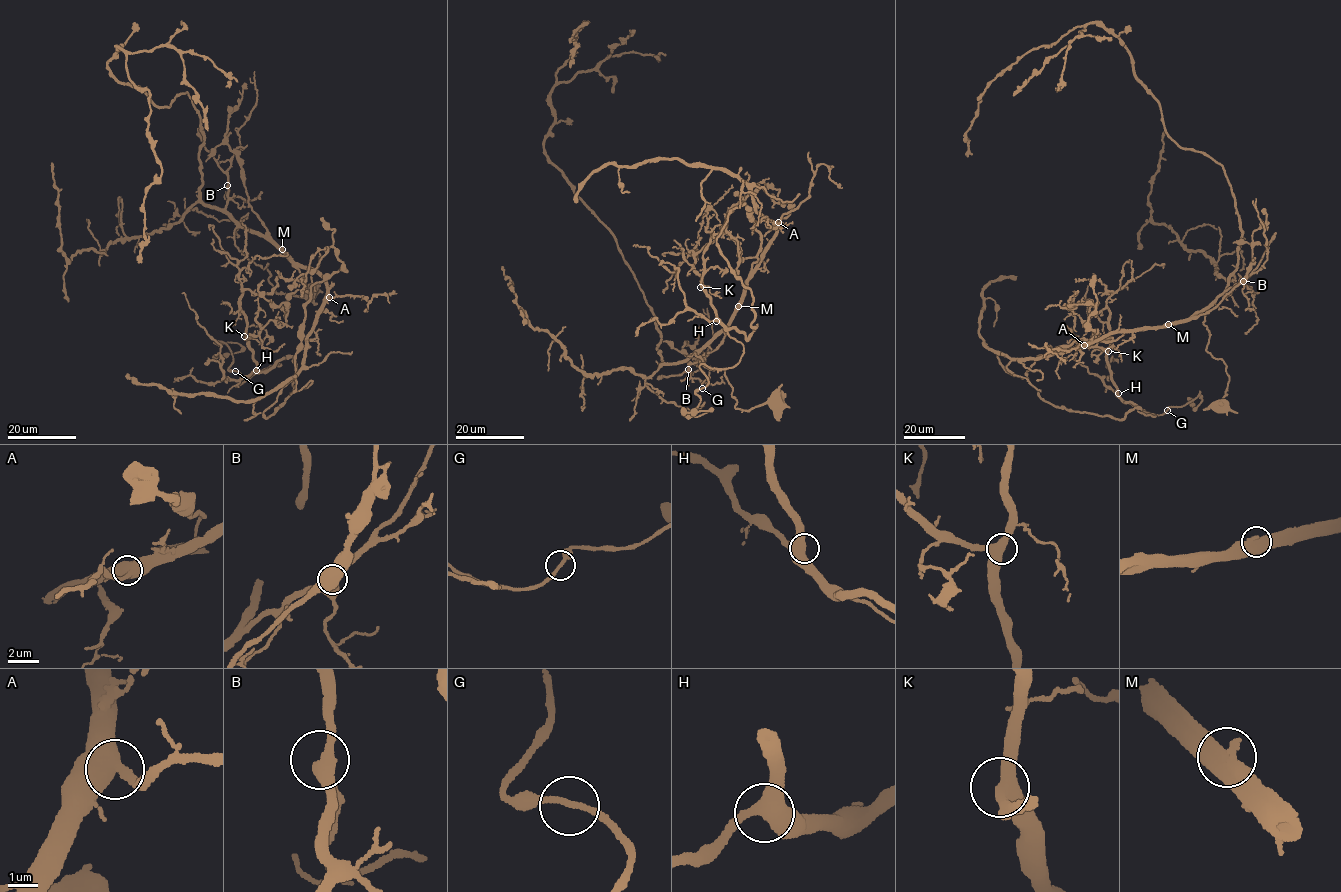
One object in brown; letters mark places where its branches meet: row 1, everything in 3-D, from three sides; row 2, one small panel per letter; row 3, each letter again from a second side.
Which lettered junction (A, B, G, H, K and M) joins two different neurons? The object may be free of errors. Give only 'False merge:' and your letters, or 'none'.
False merge: M

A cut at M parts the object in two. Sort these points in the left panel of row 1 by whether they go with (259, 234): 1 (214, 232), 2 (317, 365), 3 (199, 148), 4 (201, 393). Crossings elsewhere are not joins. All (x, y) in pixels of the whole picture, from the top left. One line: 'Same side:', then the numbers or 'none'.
Same side: 2, 3, 4

